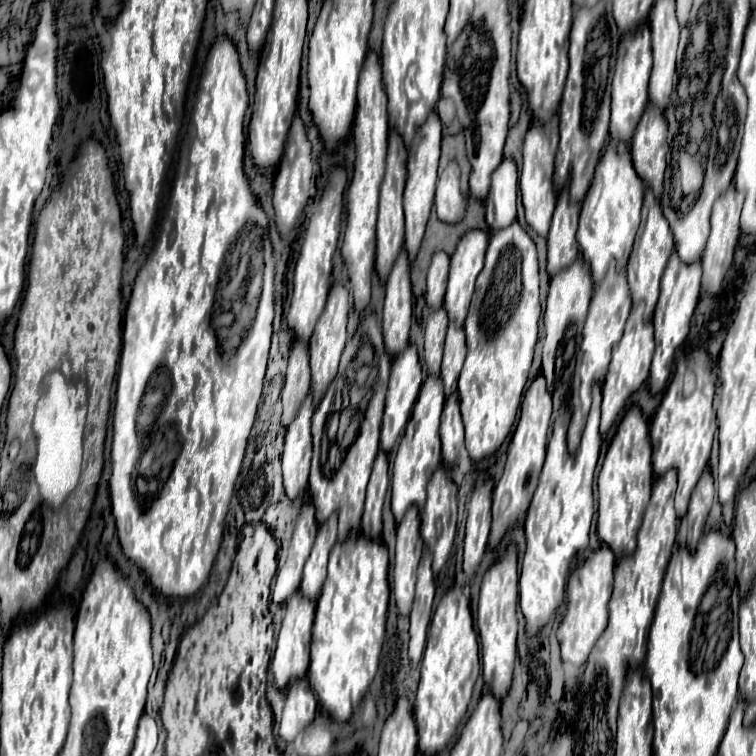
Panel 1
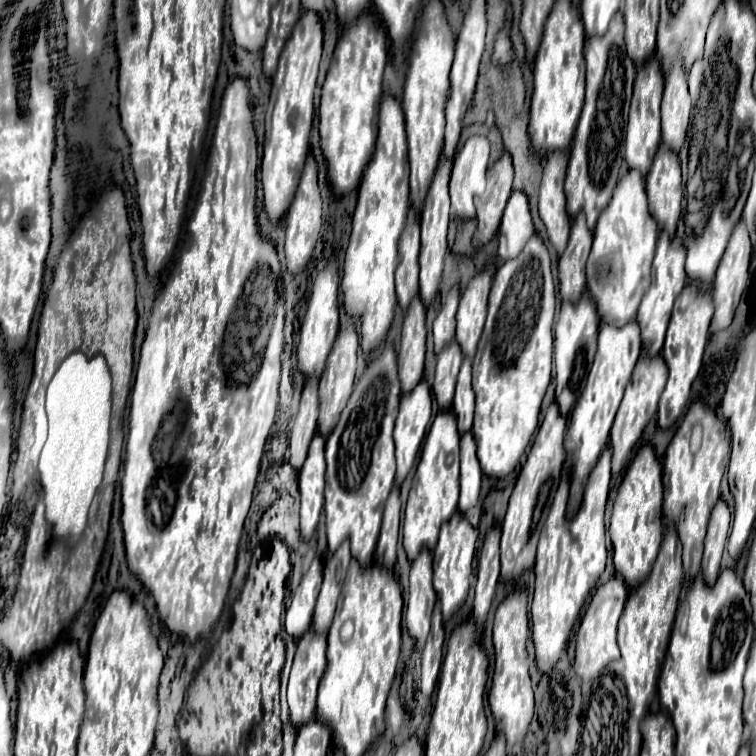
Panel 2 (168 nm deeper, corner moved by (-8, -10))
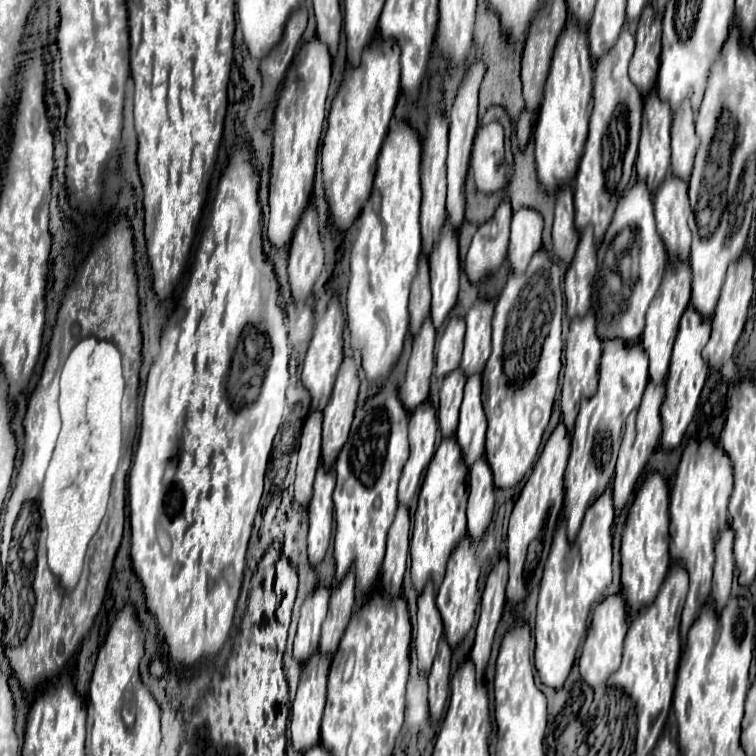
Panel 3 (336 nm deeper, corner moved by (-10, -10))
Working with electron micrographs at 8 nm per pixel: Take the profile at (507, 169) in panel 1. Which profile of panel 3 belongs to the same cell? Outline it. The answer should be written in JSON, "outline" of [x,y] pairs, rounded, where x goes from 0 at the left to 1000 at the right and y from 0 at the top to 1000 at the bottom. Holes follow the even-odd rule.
{"outline":[[[692,274],[679,282],[671,340],[681,361],[692,361],[705,335],[716,327],[716,306],[718,306],[718,290],[708,276]]]}

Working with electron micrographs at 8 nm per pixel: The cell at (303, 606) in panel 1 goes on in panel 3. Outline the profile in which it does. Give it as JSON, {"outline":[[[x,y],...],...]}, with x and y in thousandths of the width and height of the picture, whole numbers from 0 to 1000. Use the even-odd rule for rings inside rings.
{"outline":[[[417,864],[417,866],[411,866],[411,872],[406,872],[406,877],[398,885],[393,919],[385,933],[385,959],[382,959],[385,962],[385,983],[388,983],[390,993],[396,993],[396,996],[401,996],[406,988],[414,988],[417,983],[425,980],[422,959],[425,959],[427,935],[430,935],[430,909],[433,909],[435,877],[438,877],[435,866]]]}

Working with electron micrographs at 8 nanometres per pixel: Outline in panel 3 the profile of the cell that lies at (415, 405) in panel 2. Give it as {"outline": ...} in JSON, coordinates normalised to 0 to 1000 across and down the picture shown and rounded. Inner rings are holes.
{"outline":[[[570,530],[560,533],[544,544],[541,554],[541,610],[536,612],[530,636],[528,636],[528,665],[541,668],[552,652],[560,626],[575,599],[575,575],[578,575],[578,552]]]}

